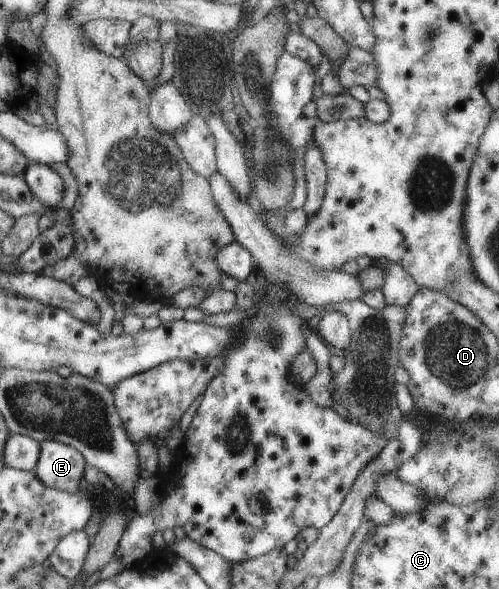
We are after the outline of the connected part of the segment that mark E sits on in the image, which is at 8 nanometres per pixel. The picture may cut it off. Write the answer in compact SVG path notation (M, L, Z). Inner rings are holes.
M50 439L41 441L39 460L34 470L38 479L49 488L75 494L81 488L80 479L84 478L86 474L84 469L86 464L80 451L62 442Z

